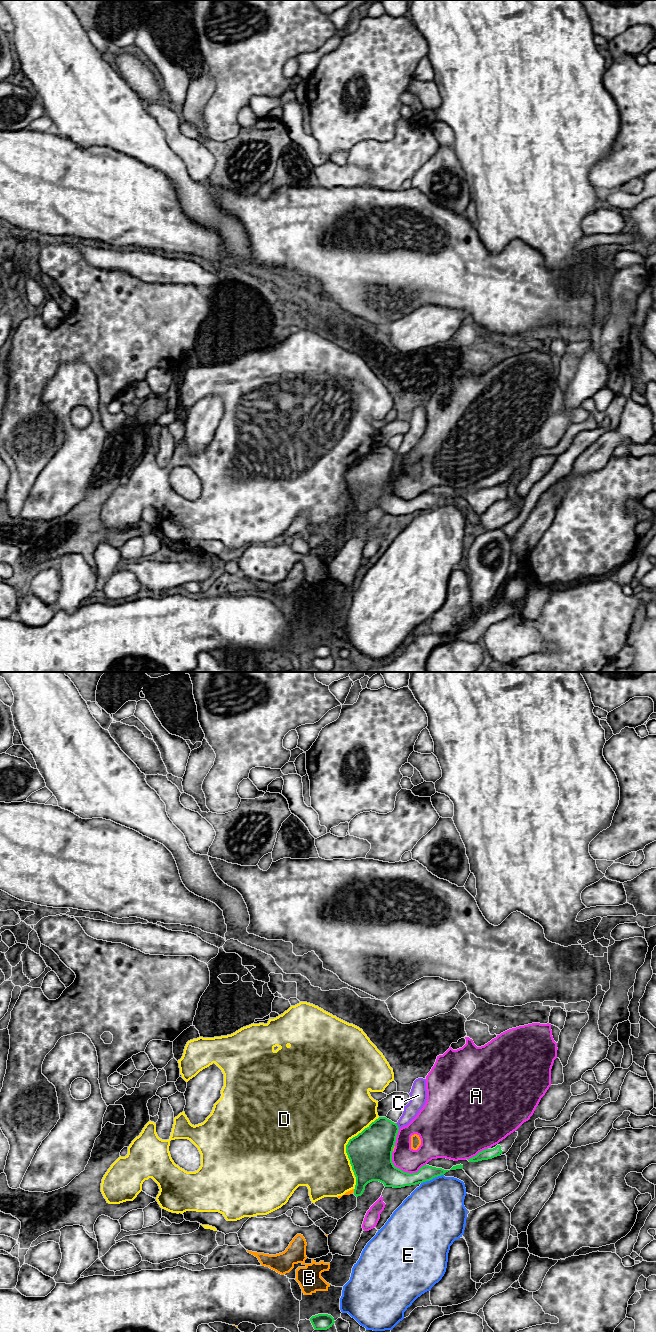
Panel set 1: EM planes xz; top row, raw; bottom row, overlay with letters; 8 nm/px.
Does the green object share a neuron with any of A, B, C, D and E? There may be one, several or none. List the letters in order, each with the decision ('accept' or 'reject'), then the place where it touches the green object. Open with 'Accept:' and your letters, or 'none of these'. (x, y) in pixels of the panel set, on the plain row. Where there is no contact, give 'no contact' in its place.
Accept: none of these
A: reject; contact xz (403, 499)
B: reject; contact xz (393, 475)
C: reject; contact xz (397, 454)
D: reject; contact xz (346, 478)
E: reject; contact xz (432, 506)

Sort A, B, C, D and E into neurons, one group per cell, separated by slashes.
A / B / C / D / E

